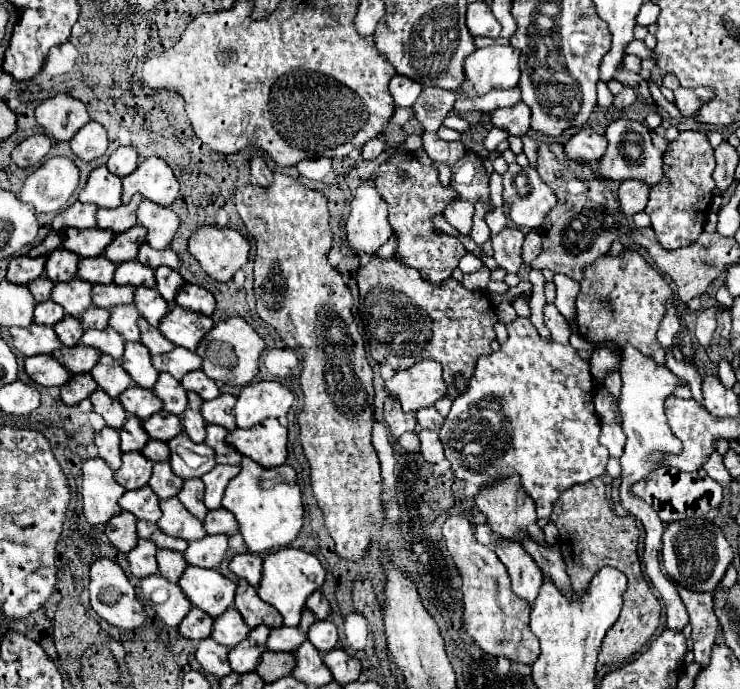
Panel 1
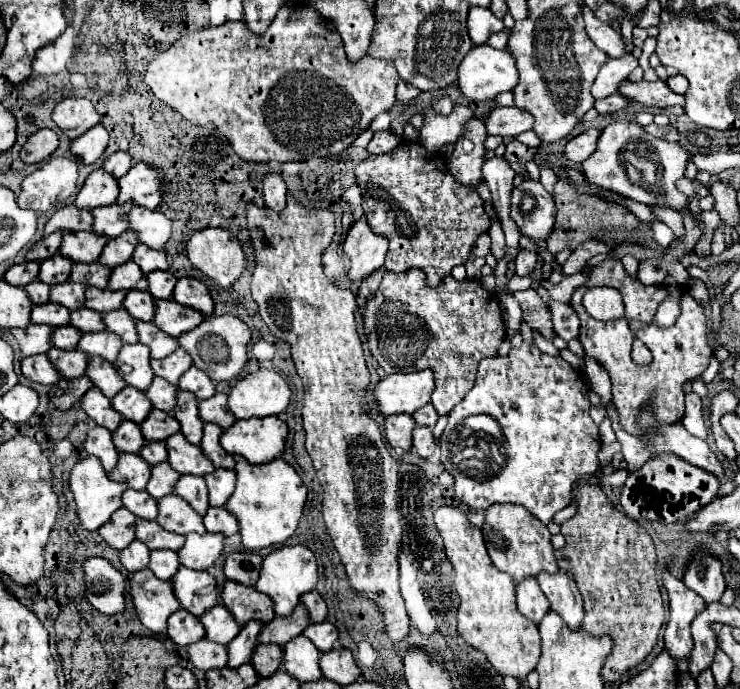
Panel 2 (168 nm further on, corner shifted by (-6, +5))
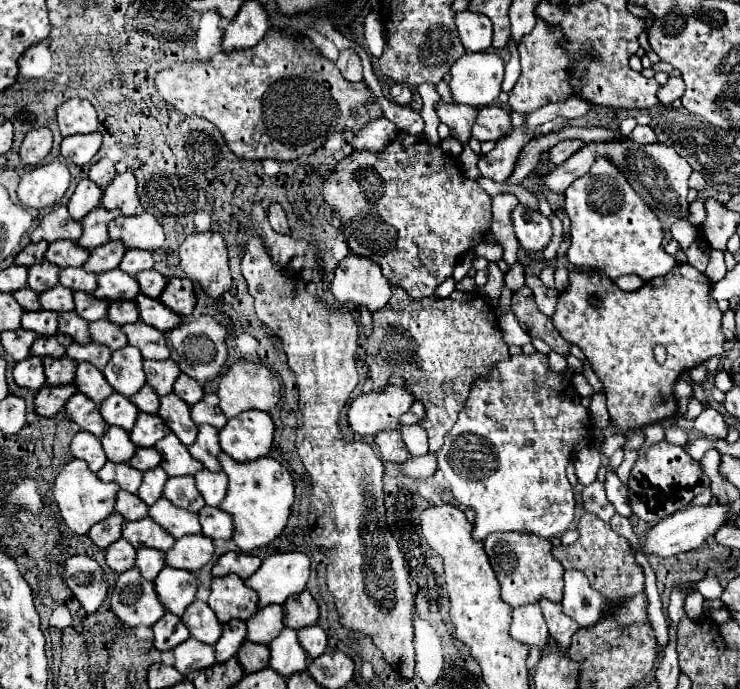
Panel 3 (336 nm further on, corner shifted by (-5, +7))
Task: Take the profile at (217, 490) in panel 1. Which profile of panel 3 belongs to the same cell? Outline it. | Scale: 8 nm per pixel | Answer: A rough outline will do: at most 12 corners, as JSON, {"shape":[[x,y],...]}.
{"shape":[[201,470],[195,482],[209,506],[227,492],[225,472]]}

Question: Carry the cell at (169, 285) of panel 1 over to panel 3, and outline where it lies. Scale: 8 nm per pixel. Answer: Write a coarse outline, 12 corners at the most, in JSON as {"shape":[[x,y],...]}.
{"shape":[[145,270],[135,278],[141,294],[159,298],[167,278],[157,270]]}

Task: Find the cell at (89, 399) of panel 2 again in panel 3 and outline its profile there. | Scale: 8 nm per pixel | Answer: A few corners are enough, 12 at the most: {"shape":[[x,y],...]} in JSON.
{"shape":[[81,392],[65,412],[81,430],[101,438],[107,424],[93,400]]}

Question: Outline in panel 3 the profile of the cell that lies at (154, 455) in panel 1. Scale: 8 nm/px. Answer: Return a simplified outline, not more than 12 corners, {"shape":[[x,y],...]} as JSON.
{"shape":[[137,448],[129,464],[141,472],[157,468],[155,448]]}

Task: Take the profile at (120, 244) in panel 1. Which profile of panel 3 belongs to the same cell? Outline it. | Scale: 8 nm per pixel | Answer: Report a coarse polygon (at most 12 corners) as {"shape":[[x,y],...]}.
{"shape":[[121,242],[91,250],[85,270],[101,274],[119,266],[125,254]]}

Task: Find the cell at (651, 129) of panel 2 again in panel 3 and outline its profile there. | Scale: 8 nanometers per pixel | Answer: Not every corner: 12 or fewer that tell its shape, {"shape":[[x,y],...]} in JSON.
{"shape":[[635,126],[629,138],[639,144],[657,142],[649,126]]}

